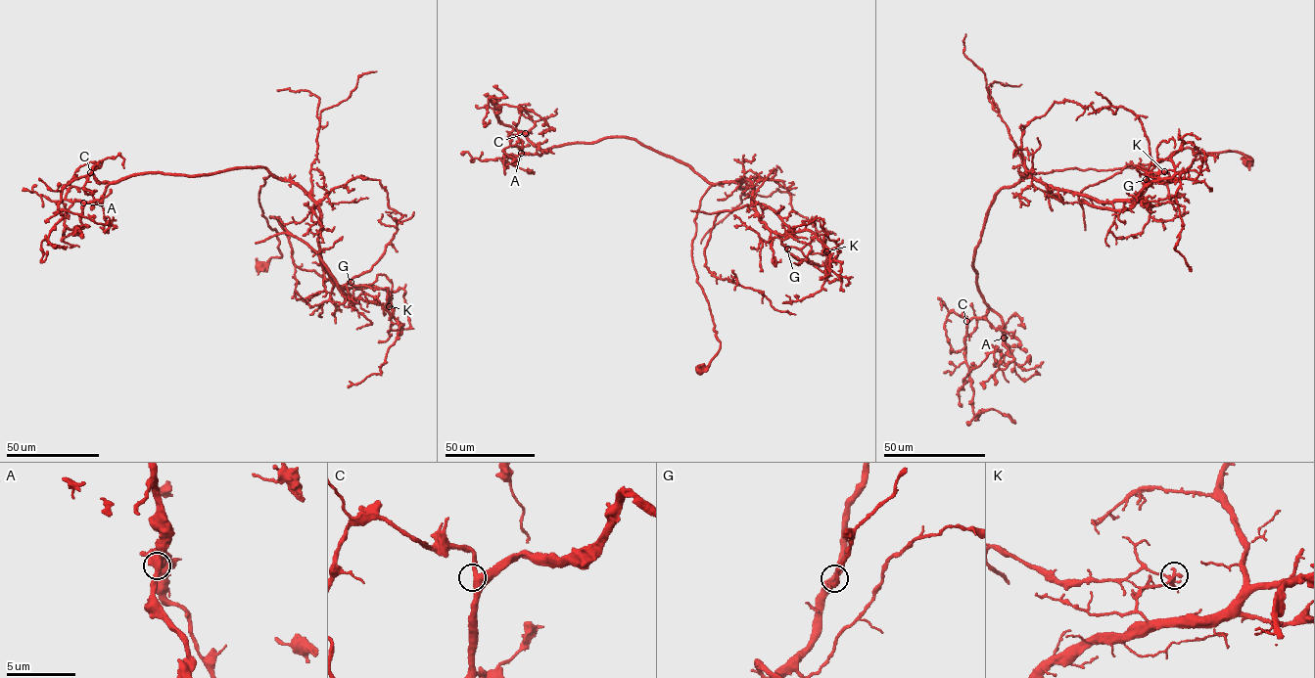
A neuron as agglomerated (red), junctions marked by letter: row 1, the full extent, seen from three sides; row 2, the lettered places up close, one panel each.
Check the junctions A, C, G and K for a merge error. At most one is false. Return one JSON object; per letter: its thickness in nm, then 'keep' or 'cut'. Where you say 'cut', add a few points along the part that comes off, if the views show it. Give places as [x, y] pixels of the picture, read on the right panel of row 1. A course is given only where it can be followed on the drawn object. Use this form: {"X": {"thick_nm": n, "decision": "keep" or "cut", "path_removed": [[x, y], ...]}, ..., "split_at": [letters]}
{"A": {"thick_nm": 440, "decision": "keep"}, "C": {"thick_nm": 400, "decision": "keep"}, "G": {"thick_nm": 420, "decision": "keep"}, "K": {"thick_nm": 200, "decision": "cut", "path_removed": [[1164, 172], [1127, 208], [1078, 200], [1084, 188], [1126, 166], [1166, 184], [1194, 160], [1218, 154]]}, "split_at": ["K"]}

